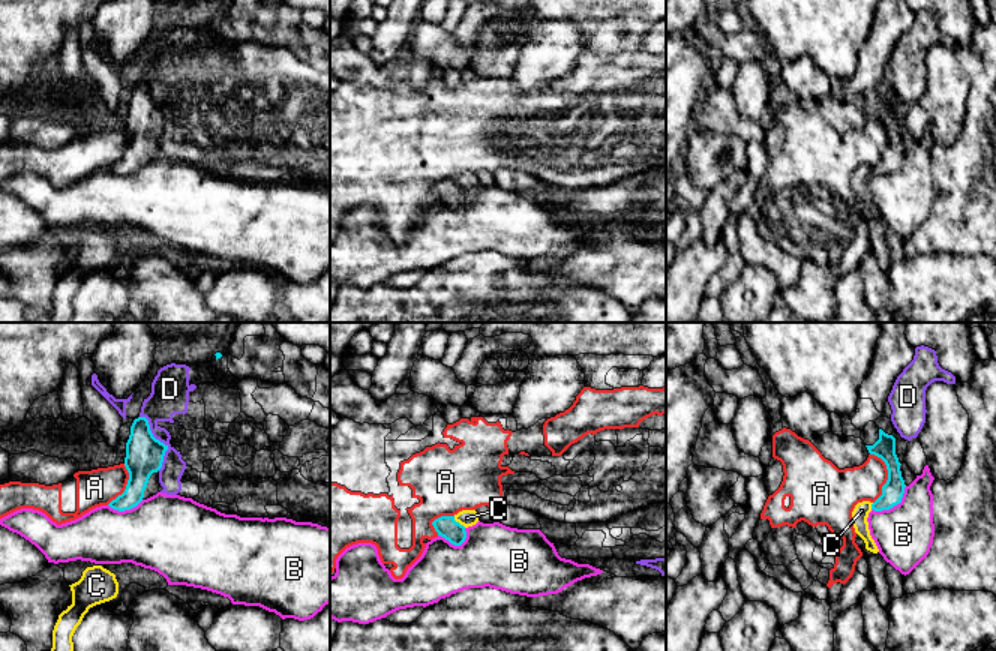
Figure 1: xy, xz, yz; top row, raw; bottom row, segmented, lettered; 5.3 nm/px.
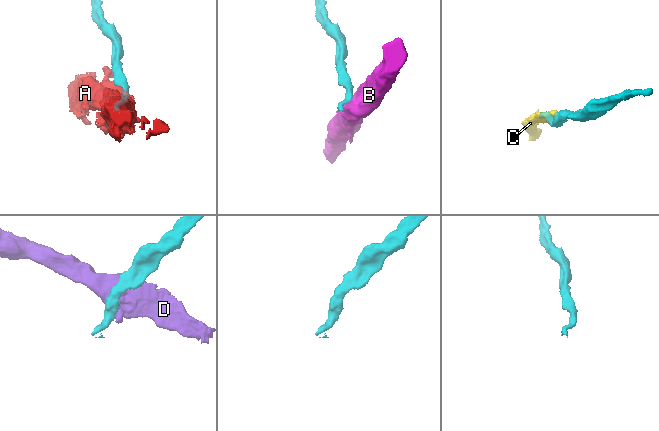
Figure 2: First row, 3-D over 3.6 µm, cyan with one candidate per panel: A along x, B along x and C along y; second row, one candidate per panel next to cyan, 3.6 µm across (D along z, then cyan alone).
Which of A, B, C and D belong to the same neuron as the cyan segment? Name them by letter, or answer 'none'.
C

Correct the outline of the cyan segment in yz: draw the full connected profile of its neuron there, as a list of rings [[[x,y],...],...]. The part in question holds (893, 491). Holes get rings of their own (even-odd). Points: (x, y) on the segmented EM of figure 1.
[[[879,429],[879,440],[873,446],[866,446],[870,454],[880,458],[888,470],[888,480],[882,486],[882,495],[874,501],[858,502],[852,512],[852,525],[855,532],[864,540],[866,549],[878,554],[879,549],[870,536],[868,530],[868,513],[872,510],[882,512],[890,510],[902,502],[904,494],[904,480],[900,471],[900,462],[896,454],[896,438]]]

